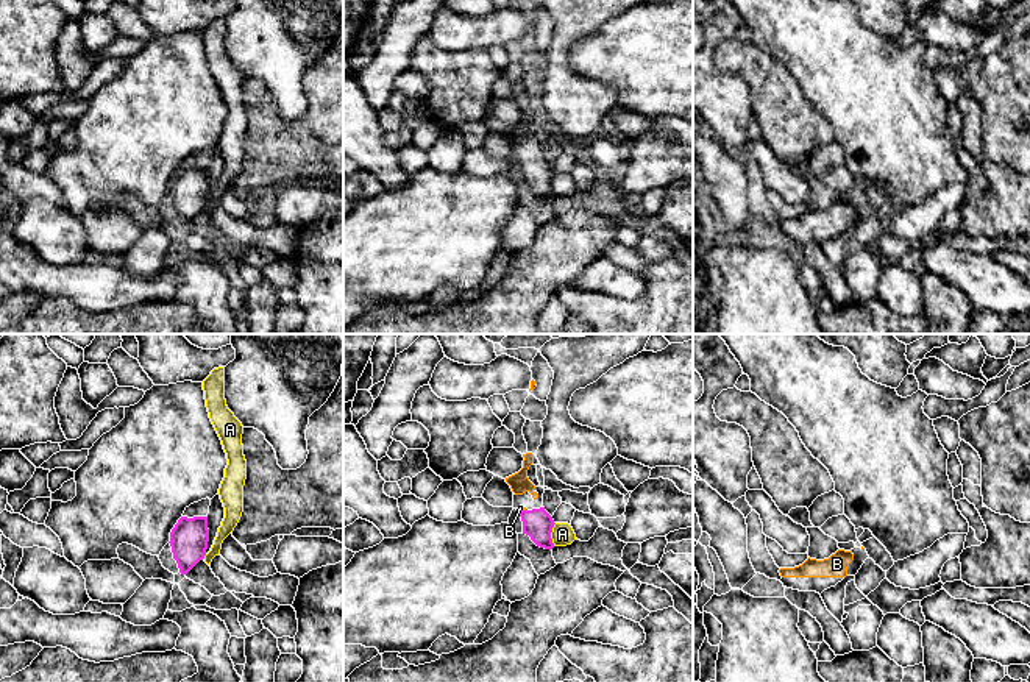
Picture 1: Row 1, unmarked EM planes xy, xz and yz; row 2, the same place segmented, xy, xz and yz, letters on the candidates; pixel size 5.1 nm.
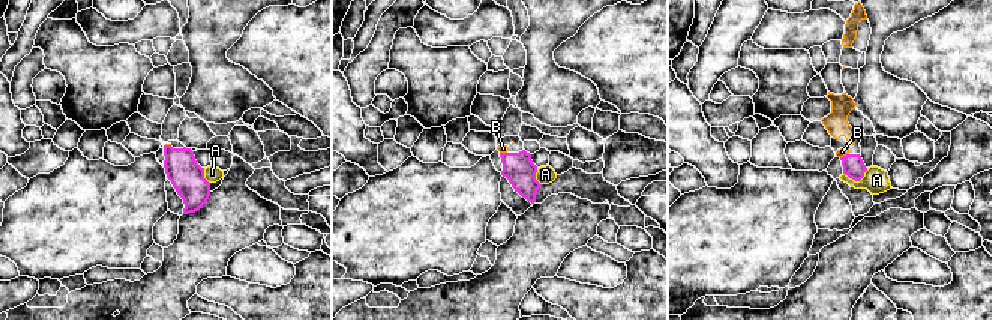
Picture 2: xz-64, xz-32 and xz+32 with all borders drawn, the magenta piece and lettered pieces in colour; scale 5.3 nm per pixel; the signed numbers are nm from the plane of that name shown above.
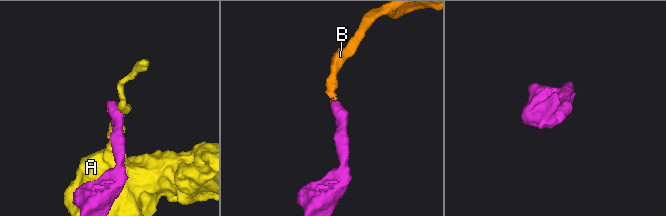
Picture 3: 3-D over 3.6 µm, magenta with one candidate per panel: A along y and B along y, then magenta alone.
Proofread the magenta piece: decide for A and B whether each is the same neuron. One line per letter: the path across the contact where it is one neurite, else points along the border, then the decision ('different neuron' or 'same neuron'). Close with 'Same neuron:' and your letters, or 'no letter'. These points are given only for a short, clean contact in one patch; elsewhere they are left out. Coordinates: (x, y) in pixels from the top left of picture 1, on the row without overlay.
A: border xz (556, 174), (551, 183), (553, 195); different neuron
B: way xz (537, 174), (523, 161), (520, 158); same neuron
Same neuron: B

